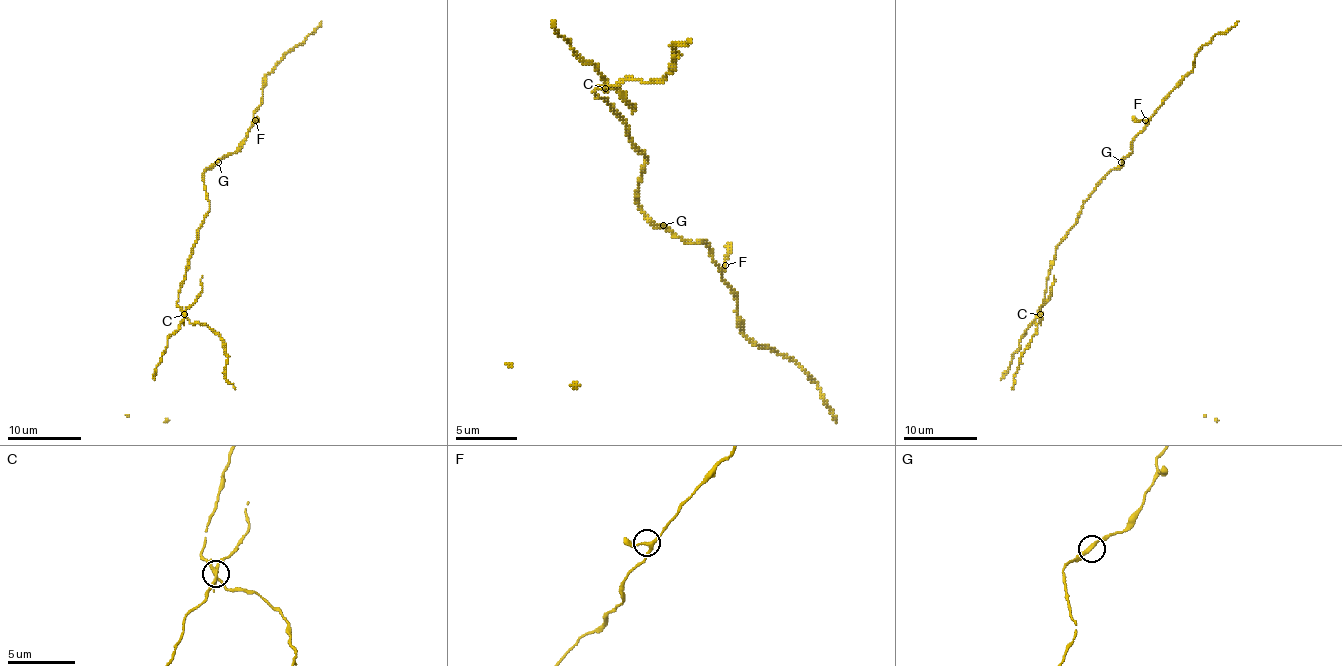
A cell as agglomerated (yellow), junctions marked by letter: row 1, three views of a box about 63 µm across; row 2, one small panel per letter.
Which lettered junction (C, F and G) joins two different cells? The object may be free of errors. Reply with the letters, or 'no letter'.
C

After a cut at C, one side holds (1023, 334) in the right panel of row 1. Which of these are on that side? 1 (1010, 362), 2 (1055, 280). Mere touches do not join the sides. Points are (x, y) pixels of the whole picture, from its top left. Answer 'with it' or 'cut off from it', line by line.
1: with it
2: with it

